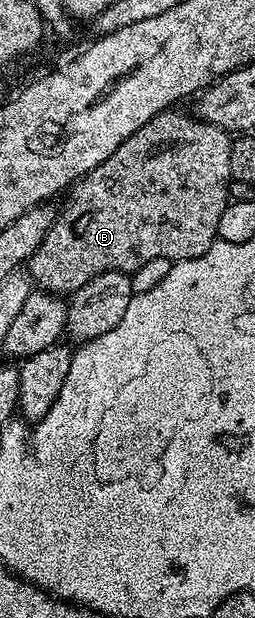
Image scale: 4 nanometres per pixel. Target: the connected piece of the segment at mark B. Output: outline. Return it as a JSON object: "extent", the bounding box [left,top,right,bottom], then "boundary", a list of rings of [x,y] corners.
{"extent":[26,118,234,294],"boundary":[[[199,118],[191,119],[186,121],[185,124],[172,124],[169,128],[156,128],[157,126],[139,128],[134,134],[130,134],[130,138],[126,138],[126,142],[122,142],[122,146],[118,146],[118,150],[114,150],[114,154],[110,158],[106,158],[104,164],[88,173],[67,193],[67,196],[69,195],[68,205],[65,206],[64,212],[62,208],[52,224],[52,229],[44,235],[44,241],[40,244],[40,249],[30,257],[26,264],[31,279],[43,291],[53,294],[65,294],[64,292],[74,294],[79,288],[86,286],[95,276],[100,276],[103,272],[126,272],[131,274],[138,270],[138,266],[150,262],[150,258],[166,258],[173,262],[198,258],[217,240],[218,220],[230,201],[230,185],[233,183],[230,174],[230,154],[232,153],[234,140],[229,133],[218,126],[206,124]]]}

